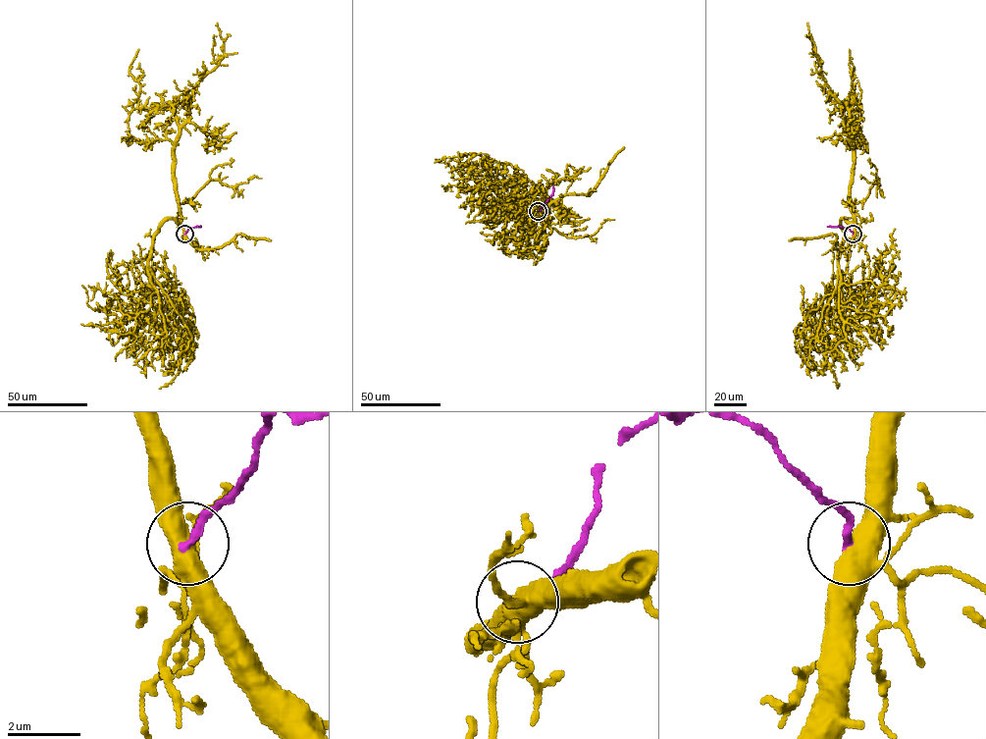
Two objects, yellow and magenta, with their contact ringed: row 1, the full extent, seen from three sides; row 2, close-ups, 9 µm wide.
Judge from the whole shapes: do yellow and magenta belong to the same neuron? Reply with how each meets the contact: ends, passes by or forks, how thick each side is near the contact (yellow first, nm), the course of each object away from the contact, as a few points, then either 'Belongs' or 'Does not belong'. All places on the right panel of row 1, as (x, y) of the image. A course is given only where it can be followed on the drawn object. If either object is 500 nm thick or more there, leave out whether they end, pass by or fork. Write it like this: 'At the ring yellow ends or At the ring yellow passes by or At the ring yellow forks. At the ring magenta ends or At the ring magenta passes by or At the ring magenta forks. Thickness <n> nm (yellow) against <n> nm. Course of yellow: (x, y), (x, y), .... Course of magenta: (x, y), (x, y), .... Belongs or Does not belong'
At the ring yellow forks. At the ring magenta ends. Thickness 440 nm (yellow) against 200 nm. Course of yellow: (853, 234), (855, 225), (842, 219), (839, 313), (846, 336), (825, 354), (837, 389). Course of magenta: (853, 234), (847, 228), (827, 226). Does not belong

